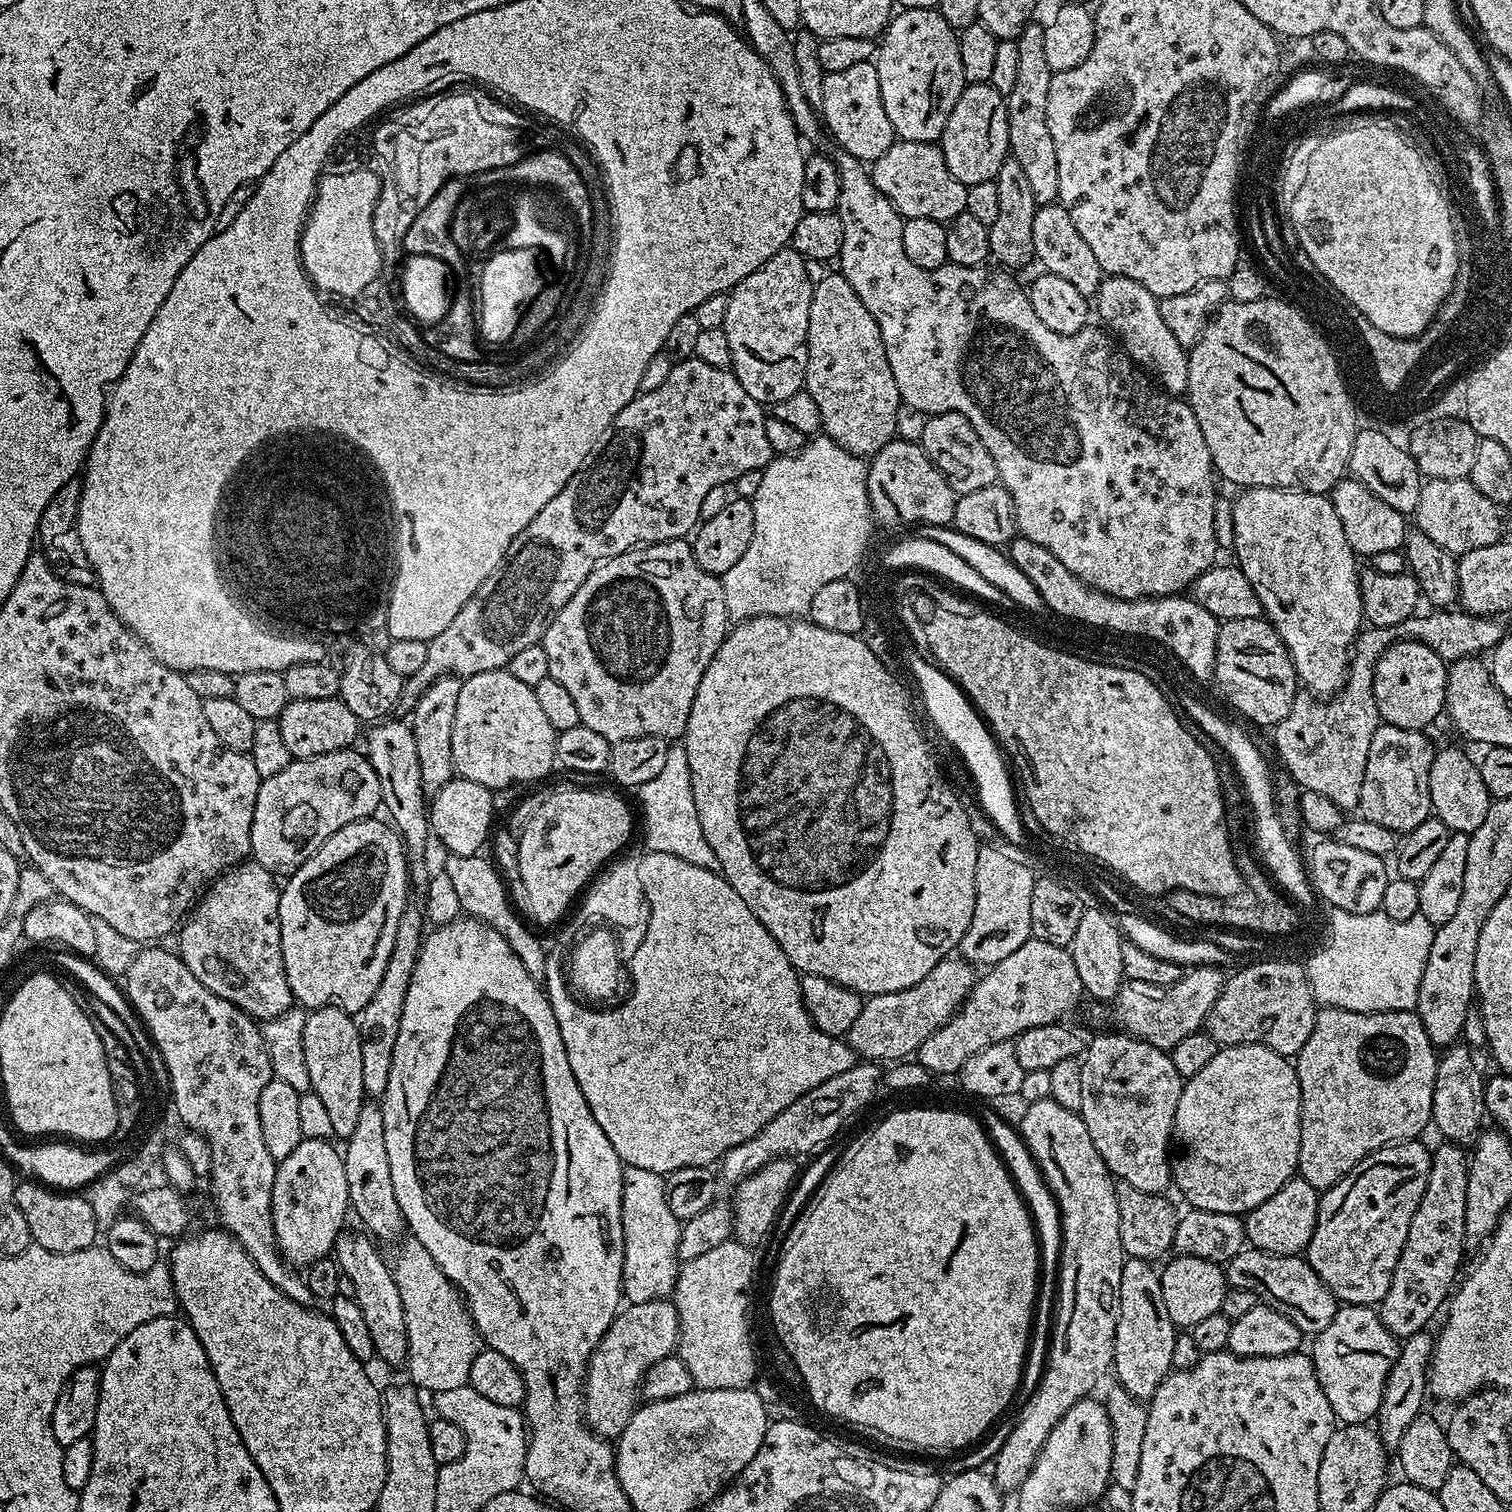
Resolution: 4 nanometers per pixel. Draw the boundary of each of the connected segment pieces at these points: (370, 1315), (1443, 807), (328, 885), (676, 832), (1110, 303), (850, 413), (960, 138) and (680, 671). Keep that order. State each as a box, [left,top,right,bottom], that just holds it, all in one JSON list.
[[334,1230,408,1365],[1430,748,1492,833],[278,818,410,1014],[638,742,719,869],[1094,276,1188,394],[803,275,902,458],[938,83,1009,185],[542,539,730,745]]

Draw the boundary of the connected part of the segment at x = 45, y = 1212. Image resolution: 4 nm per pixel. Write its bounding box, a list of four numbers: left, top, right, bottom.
[14,1178,98,1254]

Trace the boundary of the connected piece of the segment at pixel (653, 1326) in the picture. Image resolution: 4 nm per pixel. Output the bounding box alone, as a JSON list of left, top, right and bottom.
[584,1299,679,1441]

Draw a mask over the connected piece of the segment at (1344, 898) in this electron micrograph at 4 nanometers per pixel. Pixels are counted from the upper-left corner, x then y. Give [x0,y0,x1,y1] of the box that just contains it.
[1306,838,1390,914]

